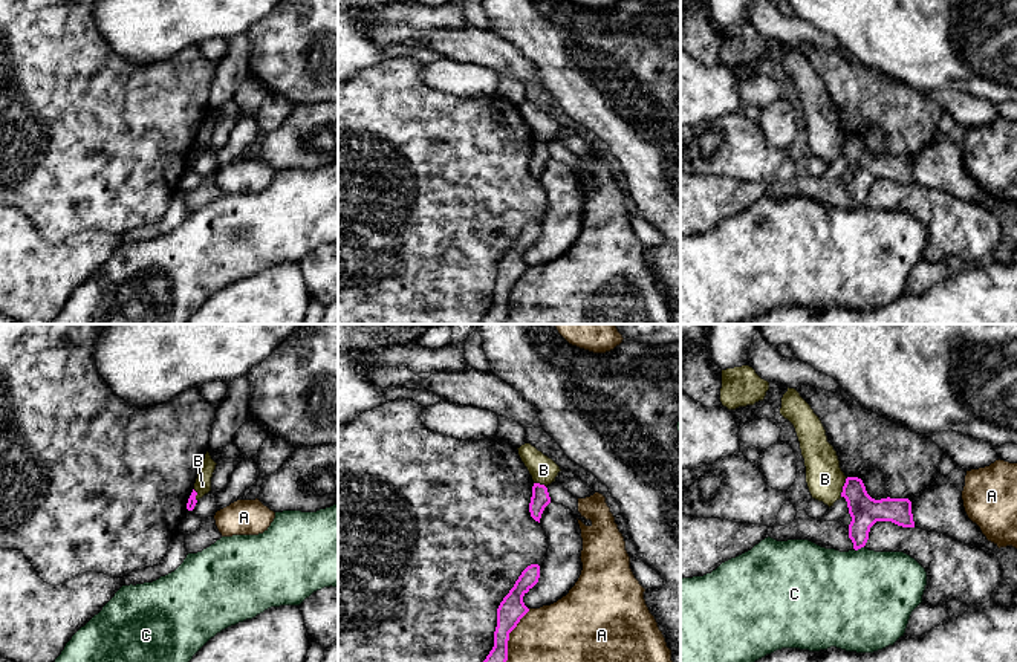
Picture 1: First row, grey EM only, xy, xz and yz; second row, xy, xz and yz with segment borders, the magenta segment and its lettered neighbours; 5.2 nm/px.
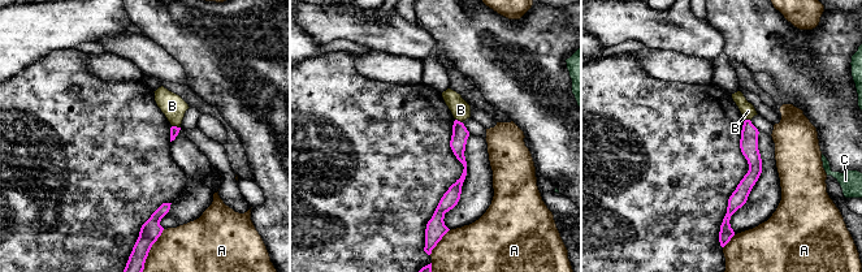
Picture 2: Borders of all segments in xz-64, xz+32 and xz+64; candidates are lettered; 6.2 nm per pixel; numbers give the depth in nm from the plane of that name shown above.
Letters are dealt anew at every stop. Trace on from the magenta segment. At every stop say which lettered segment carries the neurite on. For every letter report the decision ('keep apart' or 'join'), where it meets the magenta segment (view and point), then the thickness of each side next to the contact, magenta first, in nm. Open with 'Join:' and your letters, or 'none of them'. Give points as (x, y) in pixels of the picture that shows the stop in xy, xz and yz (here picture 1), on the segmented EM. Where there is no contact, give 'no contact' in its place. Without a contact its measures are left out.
Join: none of them
A: keep apart; contact xz (508, 635); calibres 140 and 300 nm
B: keep apart; contact yz (843, 486); calibres 160 and 200 nm
C: keep apart; contact yz (858, 548); calibres 160 and 480 nm

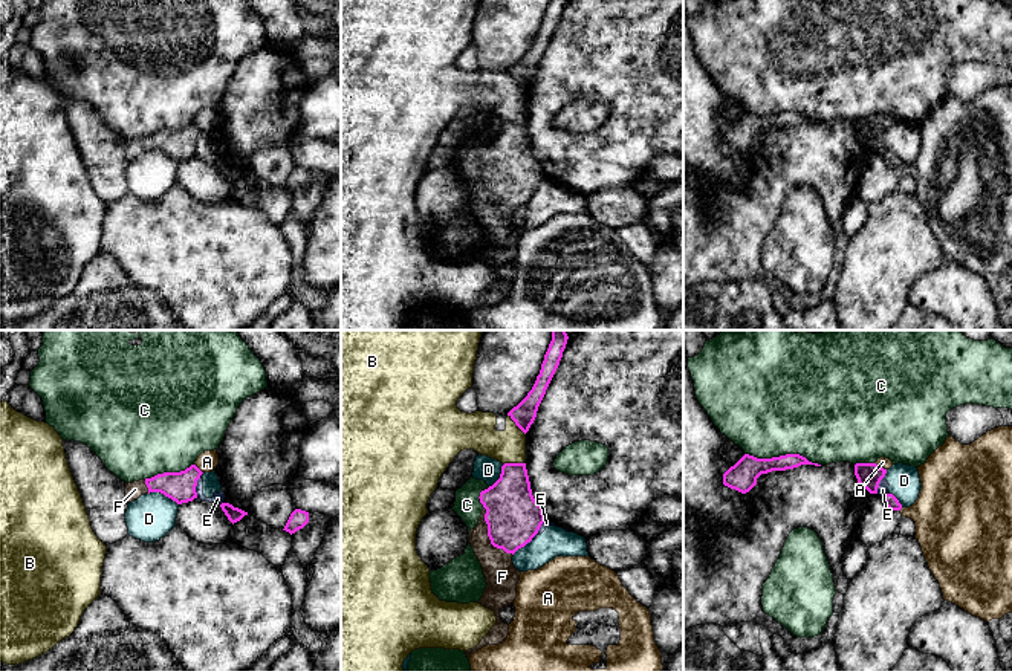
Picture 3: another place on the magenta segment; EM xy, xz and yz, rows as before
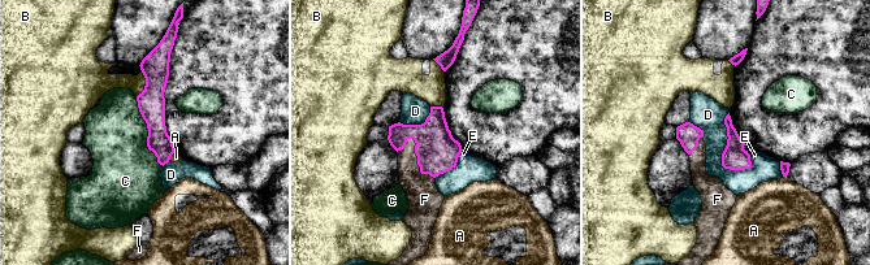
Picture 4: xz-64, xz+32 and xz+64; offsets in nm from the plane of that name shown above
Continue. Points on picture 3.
Join: F
A: keep apart; contact yz (879, 466); calibres 130 and 60 nm
B: keep apart; contact xz (515, 424); calibres 120 and 190 nm
C: keep apart; contact yz (783, 456); calibres 150 and 480 nm
D: keep apart; contact xy (164, 494); calibres 160 and 240 nm
E: keep apart; contact xy (196, 485); calibres 160 and 60 nm
F: join; contact xz (488, 535); calibres 280 and 170 nm

